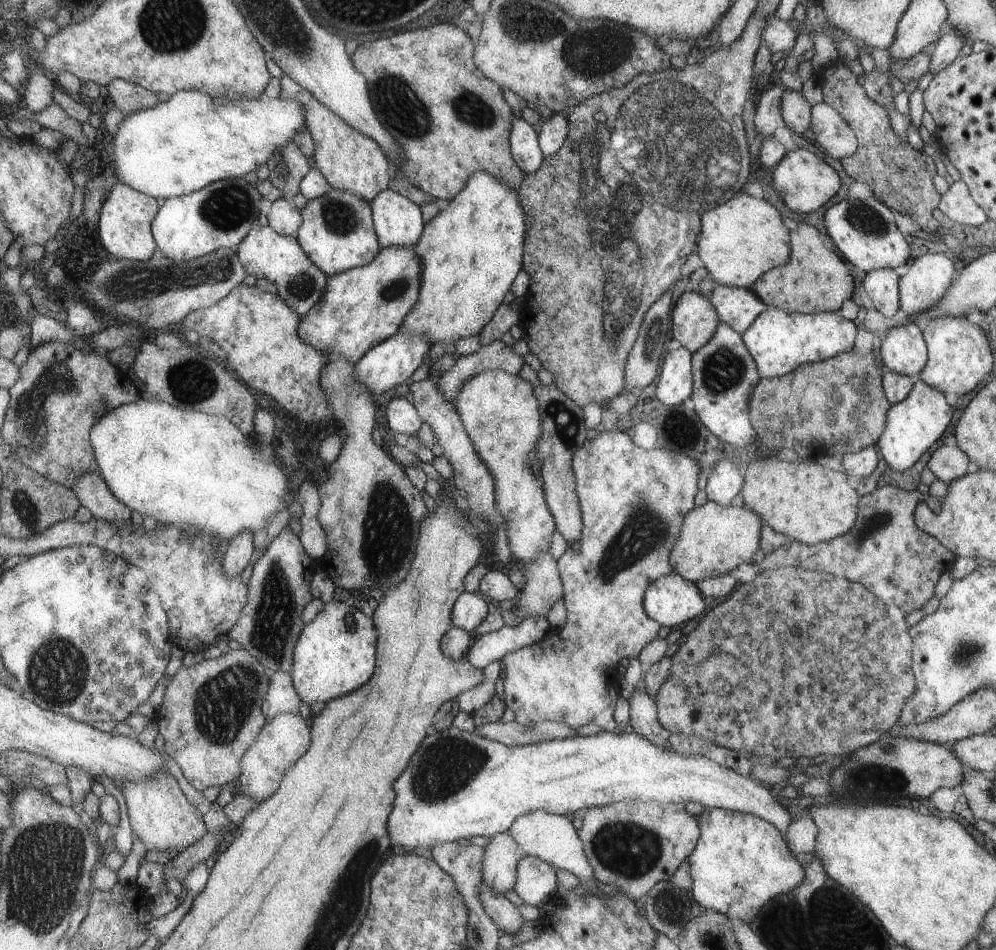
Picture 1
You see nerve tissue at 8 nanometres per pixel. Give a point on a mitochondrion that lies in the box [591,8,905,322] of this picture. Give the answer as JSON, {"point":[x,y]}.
{"point":[866,219]}

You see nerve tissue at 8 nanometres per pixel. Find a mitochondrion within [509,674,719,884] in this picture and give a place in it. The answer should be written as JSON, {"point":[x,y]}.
{"point":[630,851]}

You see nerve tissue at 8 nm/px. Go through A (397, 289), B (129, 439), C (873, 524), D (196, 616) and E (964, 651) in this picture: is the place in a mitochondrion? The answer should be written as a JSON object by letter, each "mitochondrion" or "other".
{"A":"mitochondrion","B":"other","C":"mitochondrion","D":"other","E":"mitochondrion"}

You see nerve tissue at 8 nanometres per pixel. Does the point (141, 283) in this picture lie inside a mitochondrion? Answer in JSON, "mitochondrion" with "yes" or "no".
{"mitochondrion":"yes"}

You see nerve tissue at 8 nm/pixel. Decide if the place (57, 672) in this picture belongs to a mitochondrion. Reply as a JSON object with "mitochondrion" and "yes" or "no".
{"mitochondrion":"yes"}

